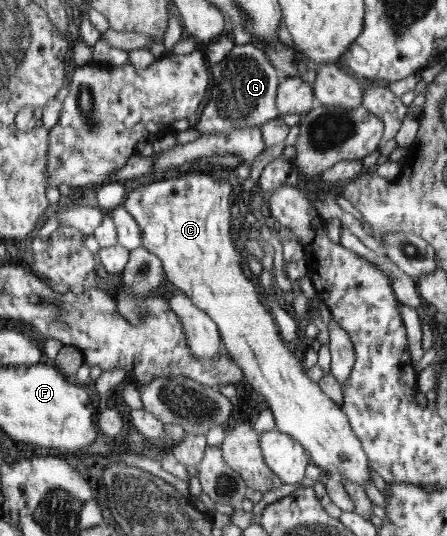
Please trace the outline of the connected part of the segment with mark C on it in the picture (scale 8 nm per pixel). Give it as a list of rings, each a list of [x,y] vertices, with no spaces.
[[[214,171],[209,174],[202,172],[132,189],[122,206],[138,223],[142,233],[142,245],[162,260],[166,279],[184,293],[196,308],[204,311],[216,323],[222,344],[230,353],[232,360],[240,367],[240,371],[244,373],[244,382],[250,383],[252,389],[260,397],[265,397],[268,402],[276,429],[303,443],[309,451],[308,454],[312,456],[312,463],[326,469],[333,477],[344,476],[360,484],[364,489],[366,484],[372,481],[371,461],[362,446],[362,441],[354,435],[355,431],[350,429],[350,417],[346,417],[347,413],[340,409],[341,405],[336,405],[326,393],[322,393],[318,382],[314,383],[308,379],[308,375],[304,375],[300,359],[286,347],[286,342],[280,339],[270,309],[266,309],[261,297],[258,297],[250,277],[242,273],[240,257],[230,237],[232,211],[228,199],[231,198],[231,193],[231,183],[226,182],[225,178],[218,179]]]

